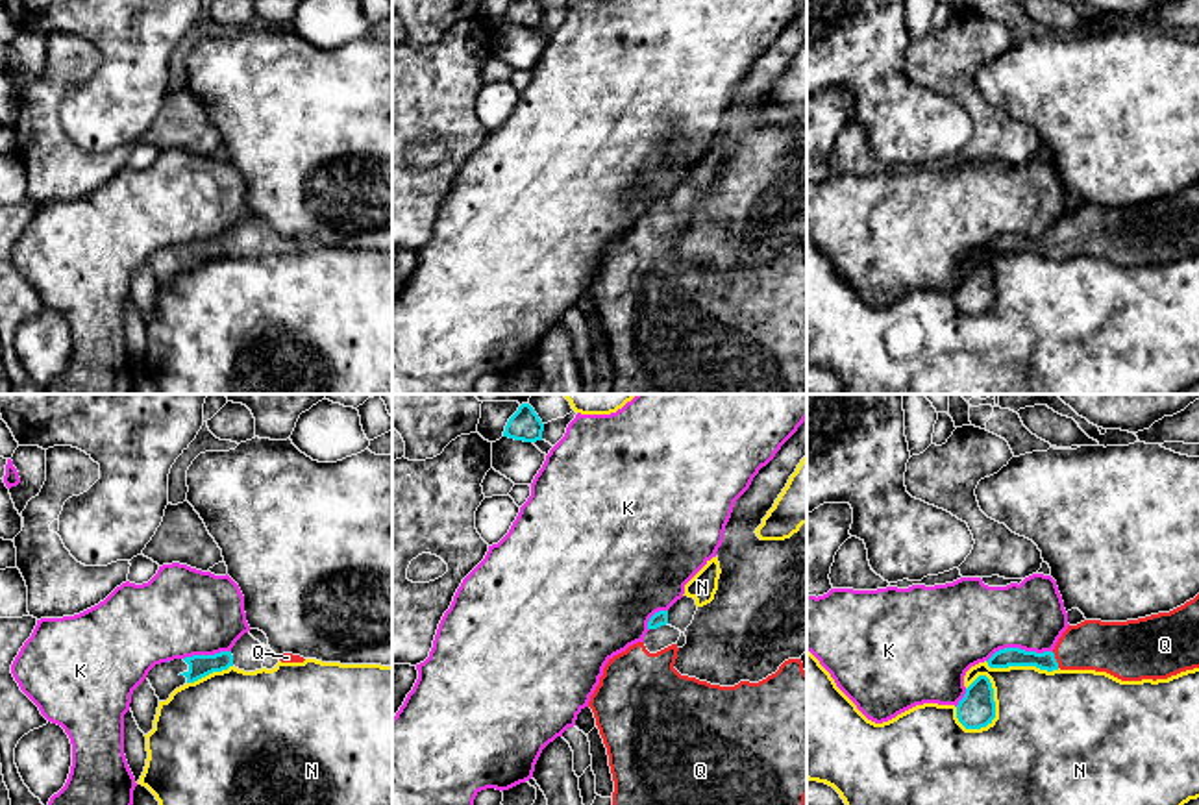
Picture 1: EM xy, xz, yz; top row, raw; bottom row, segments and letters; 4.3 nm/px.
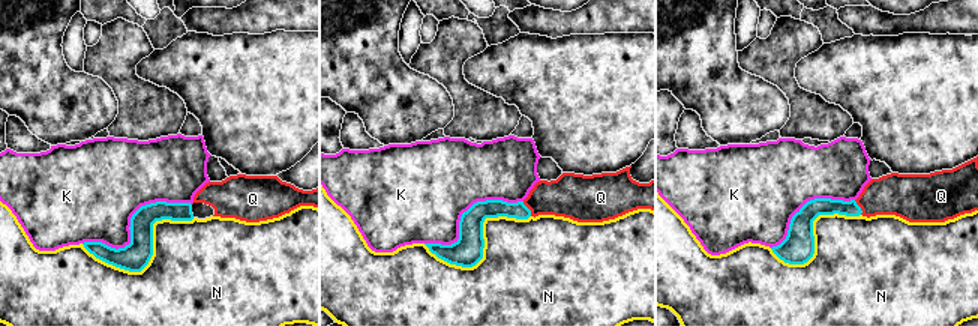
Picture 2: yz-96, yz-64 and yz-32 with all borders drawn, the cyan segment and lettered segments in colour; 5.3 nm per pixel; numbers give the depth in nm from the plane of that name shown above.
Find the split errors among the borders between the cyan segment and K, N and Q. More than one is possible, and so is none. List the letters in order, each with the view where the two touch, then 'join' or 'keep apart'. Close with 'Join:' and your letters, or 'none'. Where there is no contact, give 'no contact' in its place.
K: meets cyan in yz; keep apart
N: meets cyan in yz; keep apart
Q: meets cyan in yz; join
Join: Q

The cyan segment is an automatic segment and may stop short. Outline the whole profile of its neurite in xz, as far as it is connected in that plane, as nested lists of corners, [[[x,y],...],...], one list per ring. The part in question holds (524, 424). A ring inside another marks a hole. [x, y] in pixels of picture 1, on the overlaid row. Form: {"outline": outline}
{"outline": [[[522,403],[509,418],[503,437],[537,442],[542,440],[544,424],[529,403]]]}

